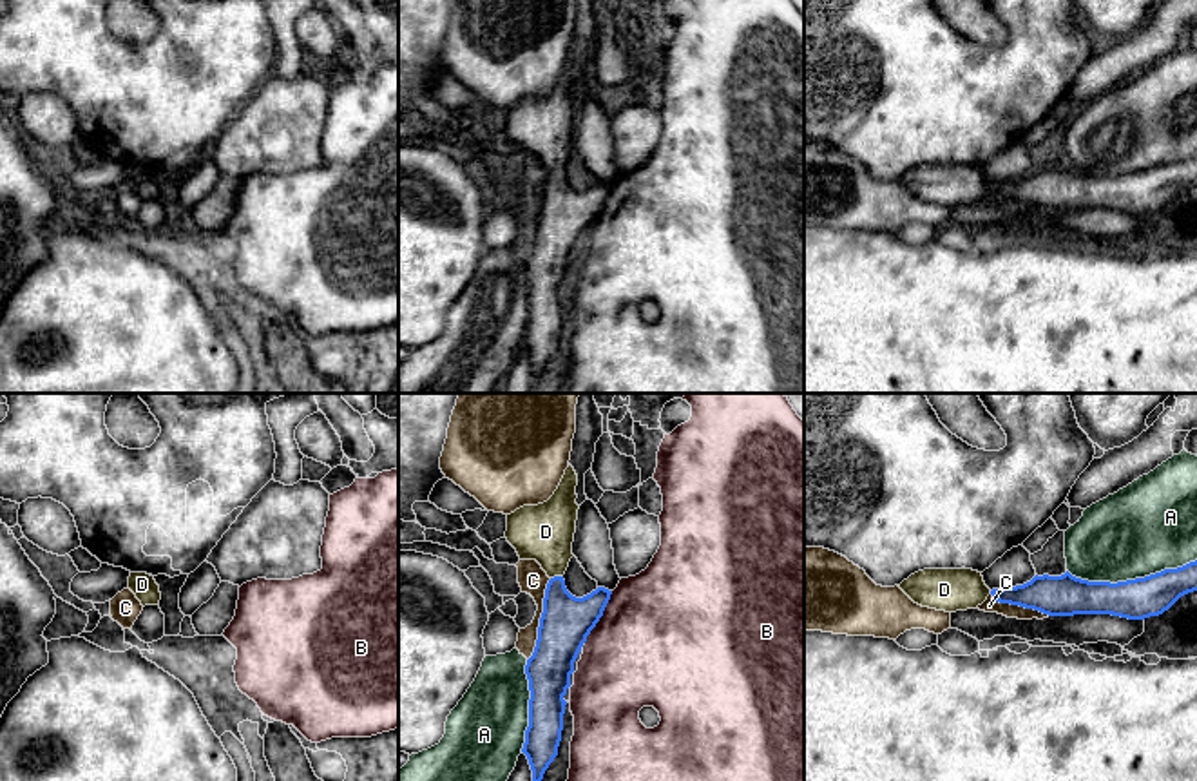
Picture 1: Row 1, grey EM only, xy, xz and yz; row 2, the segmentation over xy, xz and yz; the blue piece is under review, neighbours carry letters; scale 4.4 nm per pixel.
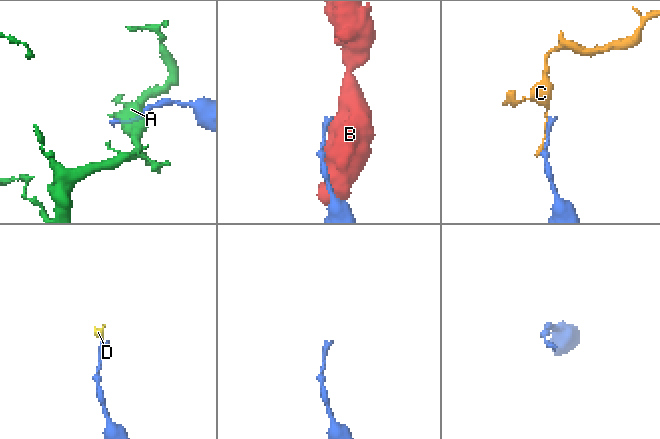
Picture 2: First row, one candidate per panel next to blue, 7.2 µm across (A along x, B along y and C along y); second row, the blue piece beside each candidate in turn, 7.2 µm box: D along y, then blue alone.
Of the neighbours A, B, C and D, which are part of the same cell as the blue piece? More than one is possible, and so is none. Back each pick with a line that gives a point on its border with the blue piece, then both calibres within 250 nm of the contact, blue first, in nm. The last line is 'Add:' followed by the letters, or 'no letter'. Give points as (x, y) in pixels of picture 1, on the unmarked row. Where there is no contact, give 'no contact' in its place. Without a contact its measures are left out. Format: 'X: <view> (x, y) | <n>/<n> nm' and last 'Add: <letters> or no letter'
D: xz (556, 171) | 220/260 nm
Add: D

